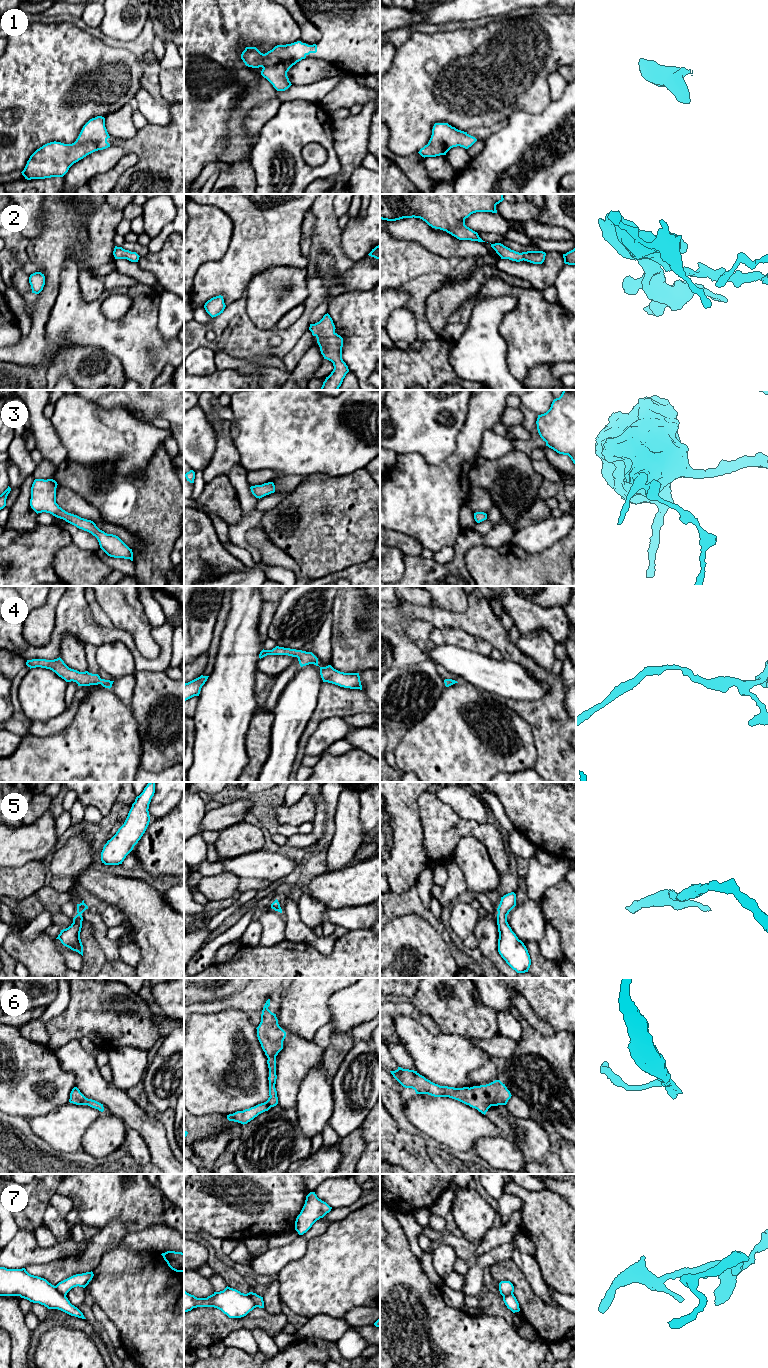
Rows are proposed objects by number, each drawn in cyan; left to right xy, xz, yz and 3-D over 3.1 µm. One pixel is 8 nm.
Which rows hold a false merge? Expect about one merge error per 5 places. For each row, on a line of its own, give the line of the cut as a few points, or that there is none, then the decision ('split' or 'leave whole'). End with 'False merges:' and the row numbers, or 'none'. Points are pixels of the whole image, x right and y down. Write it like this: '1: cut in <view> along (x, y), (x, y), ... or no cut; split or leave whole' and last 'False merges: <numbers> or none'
1: no cut; leave whole
2: no cut; leave whole
3: no cut; leave whole
4: no cut; leave whole
5: no cut; leave whole
6: no cut; leave whole
7: cut in xz along (249, 1292), (256, 1306); split
False merges: 7

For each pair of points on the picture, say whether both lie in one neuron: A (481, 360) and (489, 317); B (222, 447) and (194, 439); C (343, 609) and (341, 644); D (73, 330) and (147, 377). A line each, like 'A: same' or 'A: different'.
A: same
B: different
C: same
D: same

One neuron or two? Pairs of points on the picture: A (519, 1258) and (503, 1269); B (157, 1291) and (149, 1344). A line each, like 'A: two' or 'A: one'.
A: two
B: one

